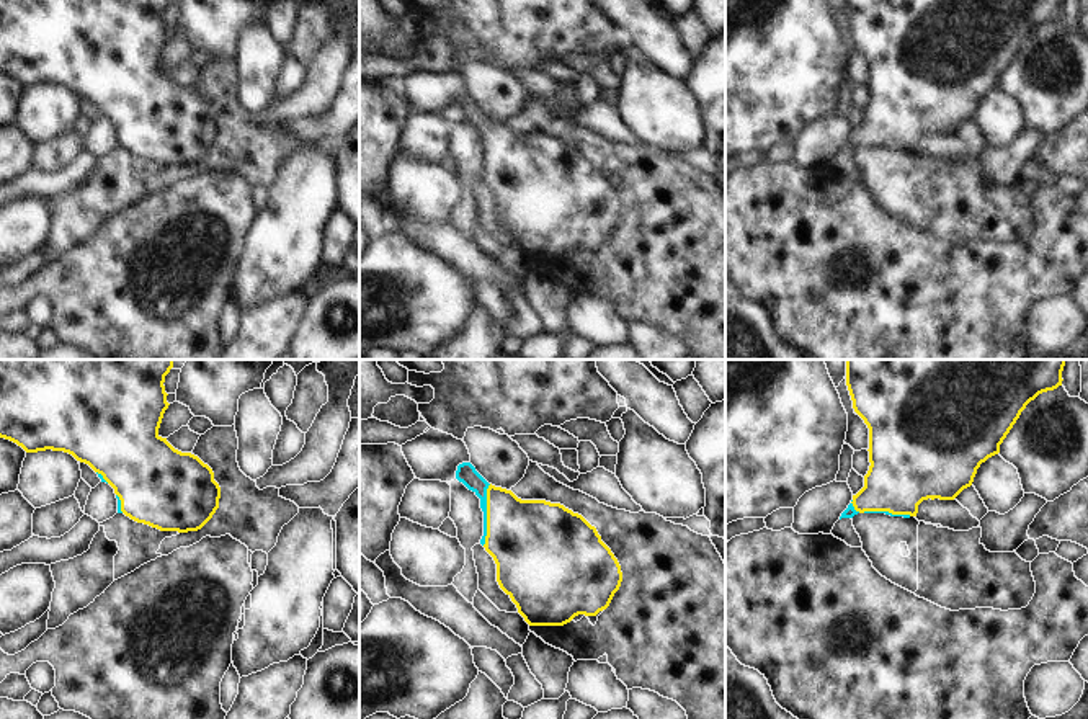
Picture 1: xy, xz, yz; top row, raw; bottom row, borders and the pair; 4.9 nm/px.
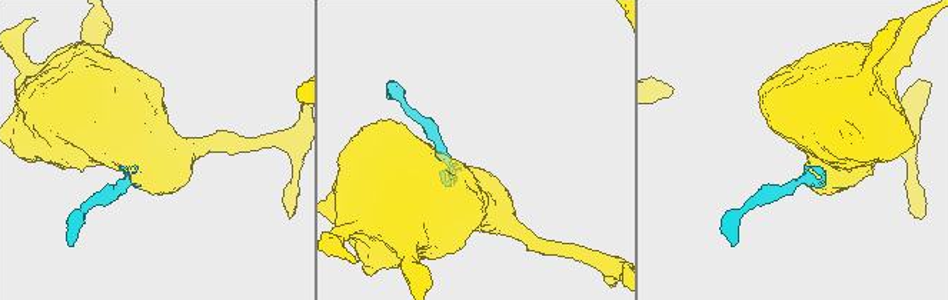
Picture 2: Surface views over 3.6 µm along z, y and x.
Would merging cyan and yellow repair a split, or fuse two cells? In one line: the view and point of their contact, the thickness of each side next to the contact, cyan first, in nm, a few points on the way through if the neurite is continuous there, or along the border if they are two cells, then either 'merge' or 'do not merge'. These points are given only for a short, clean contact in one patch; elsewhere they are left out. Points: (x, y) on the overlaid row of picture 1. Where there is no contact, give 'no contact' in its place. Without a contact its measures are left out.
contact xz (486, 515); calibres 100 and 400 nm; way xz (466, 473), (487, 494), (486, 515), (500, 515), (530, 540); merge

